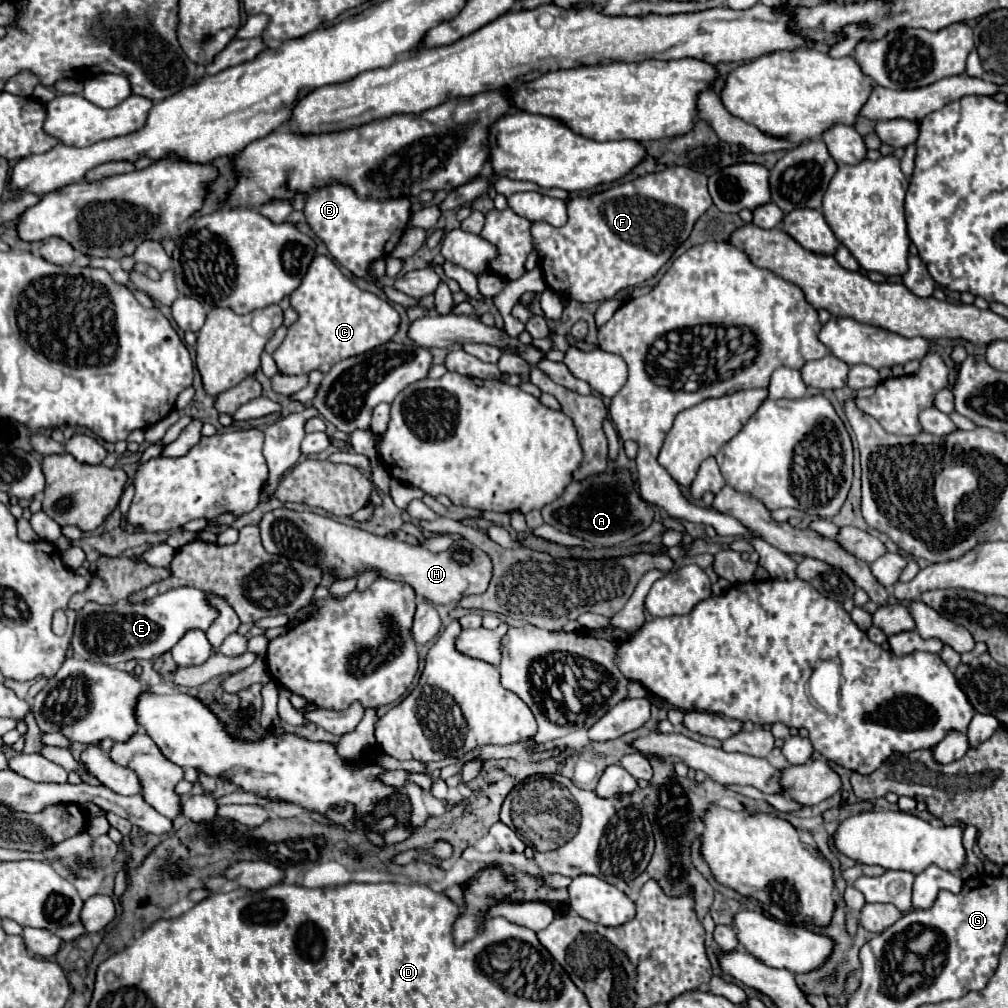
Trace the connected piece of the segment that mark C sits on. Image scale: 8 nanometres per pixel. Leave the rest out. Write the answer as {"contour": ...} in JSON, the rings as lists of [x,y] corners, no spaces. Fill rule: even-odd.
{"contour":[[[316,254],[312,258],[308,272],[302,278],[302,284],[290,294],[290,306],[298,312],[300,318],[288,328],[288,336],[284,338],[280,348],[274,352],[274,360],[278,364],[278,370],[288,376],[308,374],[312,370],[326,372],[334,364],[338,364],[350,356],[358,356],[358,354],[364,354],[366,350],[382,346],[396,334],[398,322],[400,322],[398,312],[386,300],[380,300],[376,294],[364,292],[358,286],[354,290],[352,282],[340,272],[340,268],[334,264],[334,260],[328,256],[322,256],[322,254]]]}

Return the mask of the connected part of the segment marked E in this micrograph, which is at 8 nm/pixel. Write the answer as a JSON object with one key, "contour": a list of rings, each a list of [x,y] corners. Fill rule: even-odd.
{"contour":[[[178,588],[152,598],[150,602],[130,604],[128,600],[116,602],[112,606],[102,606],[98,602],[86,602],[78,612],[76,630],[72,636],[72,652],[76,658],[102,662],[102,664],[122,664],[132,658],[156,658],[168,650],[188,632],[202,630],[208,632],[212,622],[218,618],[216,606],[210,604],[208,594],[200,588]]]}

